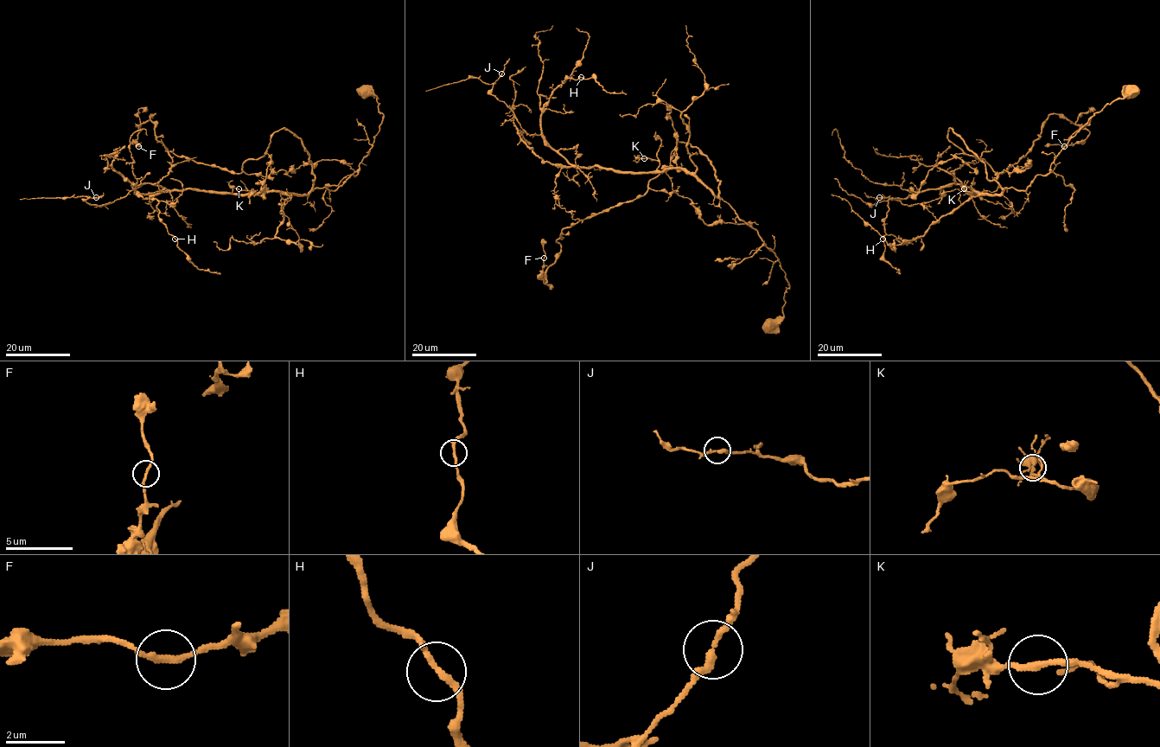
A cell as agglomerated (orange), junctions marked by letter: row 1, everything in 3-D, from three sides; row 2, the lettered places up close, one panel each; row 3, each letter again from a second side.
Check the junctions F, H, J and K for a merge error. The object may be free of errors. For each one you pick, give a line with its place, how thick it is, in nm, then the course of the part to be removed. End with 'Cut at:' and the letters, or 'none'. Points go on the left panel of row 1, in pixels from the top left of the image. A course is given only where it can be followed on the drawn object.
Cut at: none

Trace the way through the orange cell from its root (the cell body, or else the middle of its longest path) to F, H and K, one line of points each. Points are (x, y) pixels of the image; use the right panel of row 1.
F: (1131, 90), (1025, 190), (989, 180), (948, 130), (997, 173), (1029, 152), (1052, 113), (1089, 132), (1064, 146)
H: (1131, 90), (1096, 112), (1051, 169), (1025, 190), (977, 194), (951, 183), (890, 199), (883, 239)
K: (1131, 90), (1096, 112), (1051, 169), (1025, 190), (981, 194), (964, 188)

